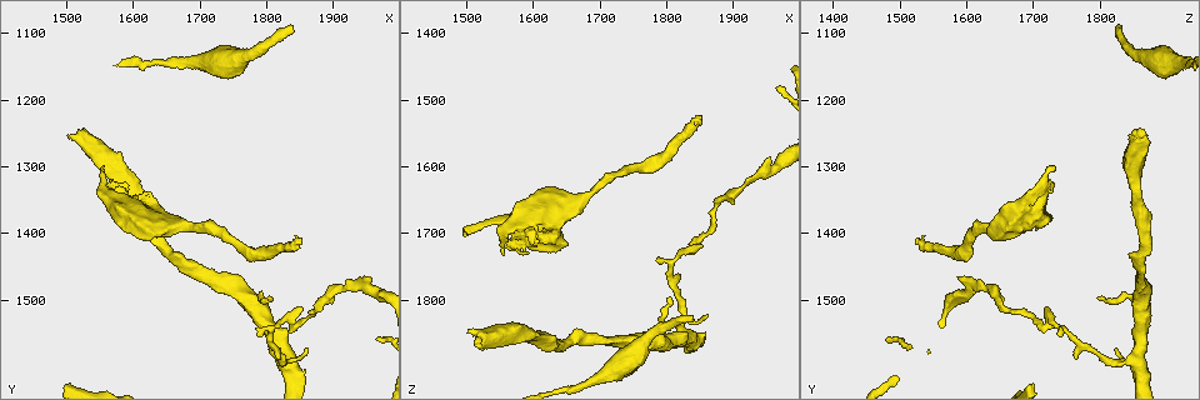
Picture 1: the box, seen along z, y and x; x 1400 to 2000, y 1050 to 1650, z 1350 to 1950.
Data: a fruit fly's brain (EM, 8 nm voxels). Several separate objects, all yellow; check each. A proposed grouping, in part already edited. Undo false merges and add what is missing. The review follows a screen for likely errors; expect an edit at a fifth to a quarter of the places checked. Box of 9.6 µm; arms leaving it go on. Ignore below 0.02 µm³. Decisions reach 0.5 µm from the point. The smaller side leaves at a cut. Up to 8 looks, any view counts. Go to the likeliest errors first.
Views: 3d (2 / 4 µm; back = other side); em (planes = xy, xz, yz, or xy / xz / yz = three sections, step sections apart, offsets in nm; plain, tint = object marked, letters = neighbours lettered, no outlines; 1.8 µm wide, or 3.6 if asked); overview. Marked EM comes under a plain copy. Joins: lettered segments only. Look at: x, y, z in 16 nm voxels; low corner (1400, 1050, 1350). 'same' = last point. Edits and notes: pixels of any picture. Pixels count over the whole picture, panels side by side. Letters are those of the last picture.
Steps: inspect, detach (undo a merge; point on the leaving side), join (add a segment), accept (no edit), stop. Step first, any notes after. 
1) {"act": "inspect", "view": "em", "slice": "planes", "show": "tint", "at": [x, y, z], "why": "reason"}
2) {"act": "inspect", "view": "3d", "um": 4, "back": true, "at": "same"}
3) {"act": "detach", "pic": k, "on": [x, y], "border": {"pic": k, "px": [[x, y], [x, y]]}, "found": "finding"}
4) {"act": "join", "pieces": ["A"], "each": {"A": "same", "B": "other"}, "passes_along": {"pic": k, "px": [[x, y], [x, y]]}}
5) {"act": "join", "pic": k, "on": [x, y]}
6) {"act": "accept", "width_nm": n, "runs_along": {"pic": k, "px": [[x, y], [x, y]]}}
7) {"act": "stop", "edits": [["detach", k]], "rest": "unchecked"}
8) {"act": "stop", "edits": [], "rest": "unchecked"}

{"act": "inspect", "view": "3d", "um": 2, "at": [1840, 1090, 1830], "why": "branch stops here"}

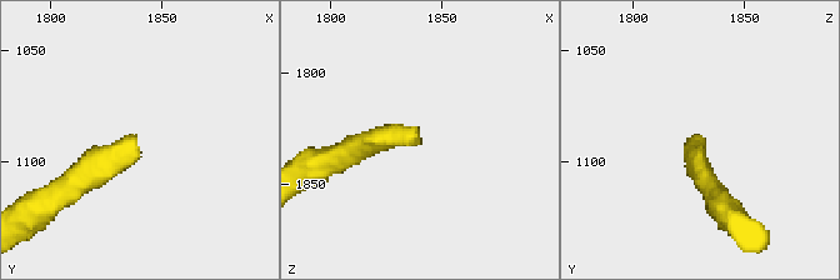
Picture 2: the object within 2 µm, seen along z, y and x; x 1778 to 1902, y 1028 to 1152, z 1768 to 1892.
{"act": "inspect", "view": "em", "slice": "yz", "step": 4, "show": "letters", "at": [1839, 1088, 1829]}

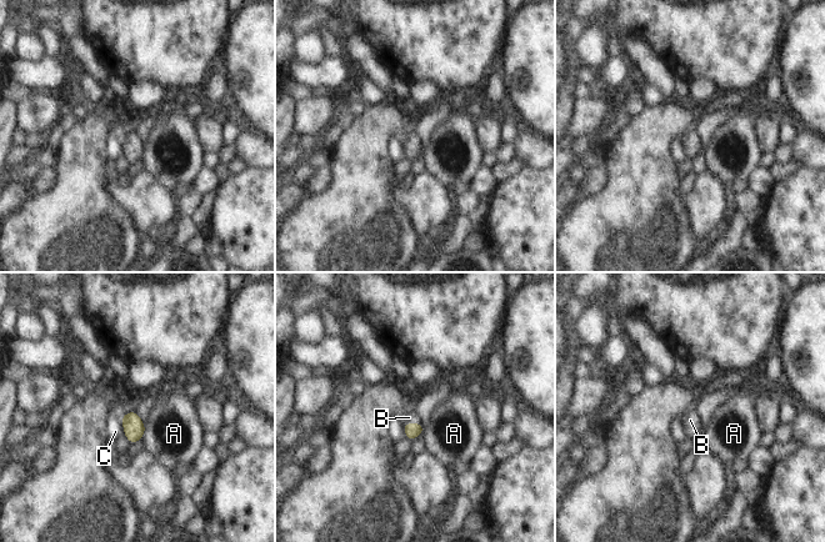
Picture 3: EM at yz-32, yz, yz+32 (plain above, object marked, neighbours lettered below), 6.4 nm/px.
{"act": "inspect", "view": "em", "slice": "xy", "step": 8, "show": "letters", "at": "same", "why": "another direction"}

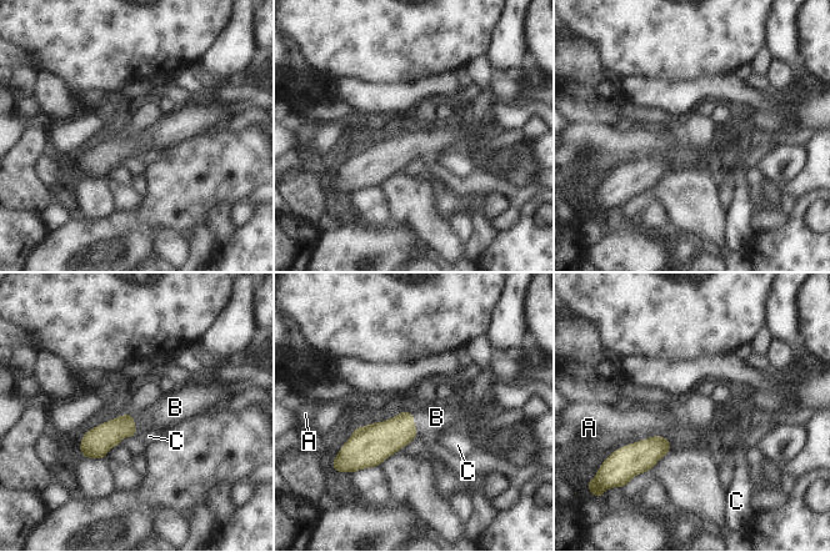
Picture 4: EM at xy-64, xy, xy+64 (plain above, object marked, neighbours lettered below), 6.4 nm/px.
{"act": "join", "pieces": ["B"], "each": {"A": "other", "B": "same", "C": "other"}, "passes_along": {"pic": 4, "px": [[380, 440], [415, 426], [436, 417]]}, "found": "it goes on there"}

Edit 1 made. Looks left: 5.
{"act": "inspect", "view": "overview"}

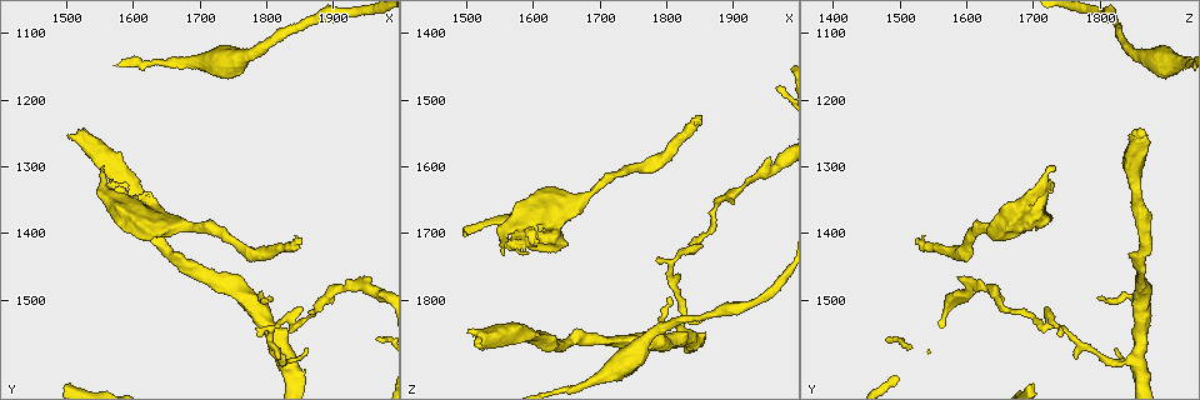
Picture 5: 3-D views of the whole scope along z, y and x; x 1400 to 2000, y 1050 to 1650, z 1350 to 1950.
{"act": "inspect", "view": "em", "slice": "planes", "show": "tint", "at": [1845, 1400, 1535], "why": "end of a long branch"}

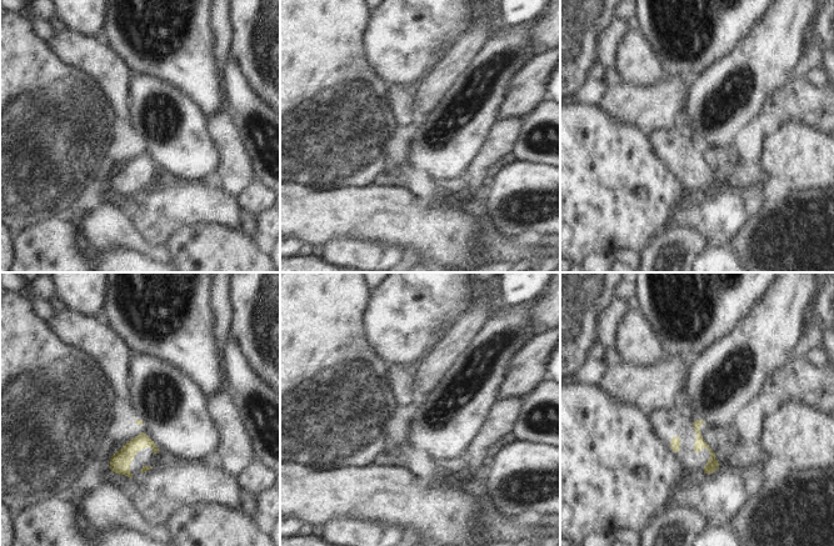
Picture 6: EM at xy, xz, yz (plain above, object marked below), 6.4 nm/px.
{"act": "inspect", "view": "em", "slice": "planes", "show": "letters", "at": "same"}

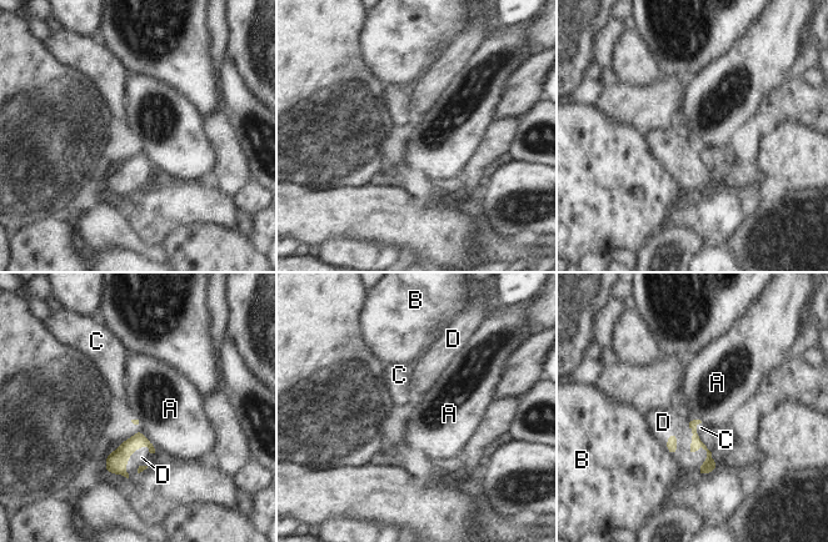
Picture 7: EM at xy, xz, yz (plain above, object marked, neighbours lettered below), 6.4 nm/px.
{"act": "join", "pieces": ["D"], "each": {"A": "other", "B": "other", "C": "other", "D": "same"}, "passes_along": {"pic": 7, "px": [[708, 465], [694, 453], [672, 422]]}, "found": "it goes on there"}

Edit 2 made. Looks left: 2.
{"act": "stop", "edits": [["join", 4], ["join", 7]], "rest": "unchecked"}

